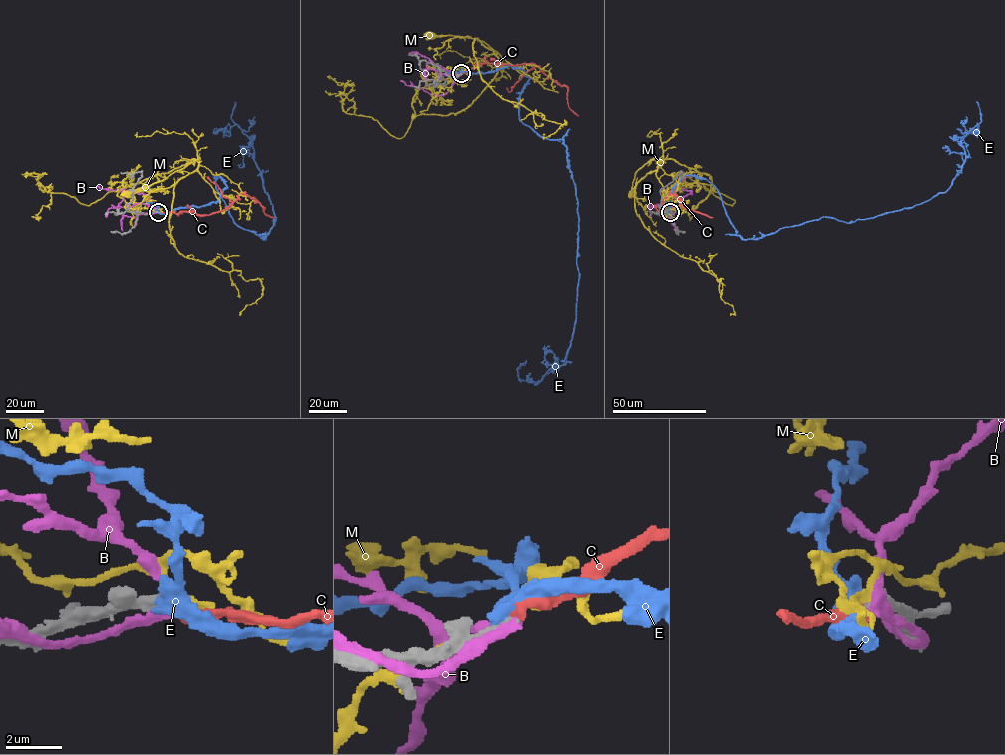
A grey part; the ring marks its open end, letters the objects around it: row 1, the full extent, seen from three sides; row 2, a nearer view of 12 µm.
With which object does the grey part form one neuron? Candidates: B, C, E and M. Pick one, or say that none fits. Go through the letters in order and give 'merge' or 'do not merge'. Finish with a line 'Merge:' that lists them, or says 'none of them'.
B: do not merge
C: merge
E: do not merge
M: do not merge
Merge: C

